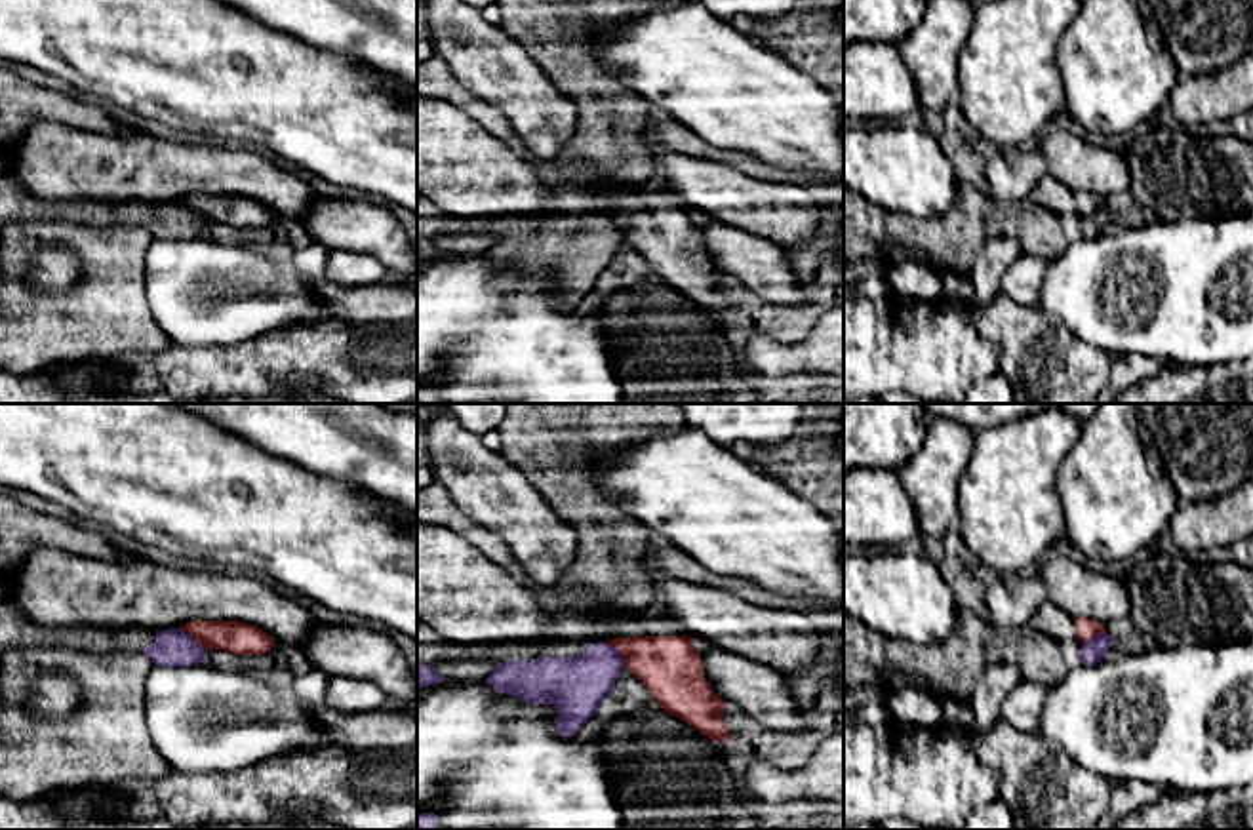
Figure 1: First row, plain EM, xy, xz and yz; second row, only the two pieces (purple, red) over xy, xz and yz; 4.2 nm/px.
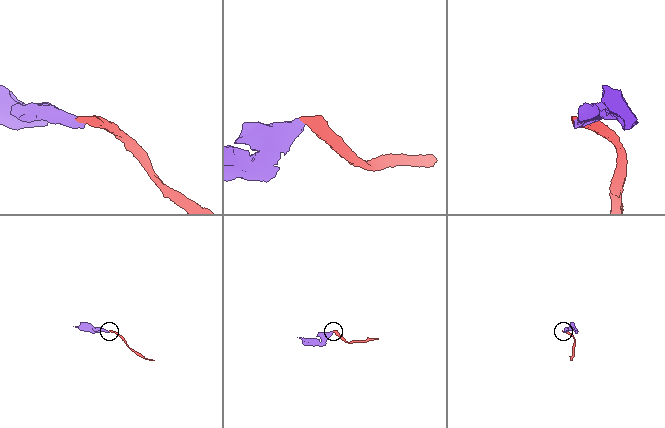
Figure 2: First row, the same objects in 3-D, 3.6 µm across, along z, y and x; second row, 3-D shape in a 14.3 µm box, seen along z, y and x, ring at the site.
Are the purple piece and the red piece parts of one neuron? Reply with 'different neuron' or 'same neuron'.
different neuron

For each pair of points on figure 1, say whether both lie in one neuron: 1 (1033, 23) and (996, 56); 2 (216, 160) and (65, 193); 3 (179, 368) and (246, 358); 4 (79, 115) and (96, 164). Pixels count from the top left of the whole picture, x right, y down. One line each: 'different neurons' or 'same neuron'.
1: same neuron
2: same neuron
3: same neuron
4: different neurons

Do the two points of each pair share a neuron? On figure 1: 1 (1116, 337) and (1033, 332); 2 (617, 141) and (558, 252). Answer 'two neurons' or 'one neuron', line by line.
1: two neurons
2: one neuron

